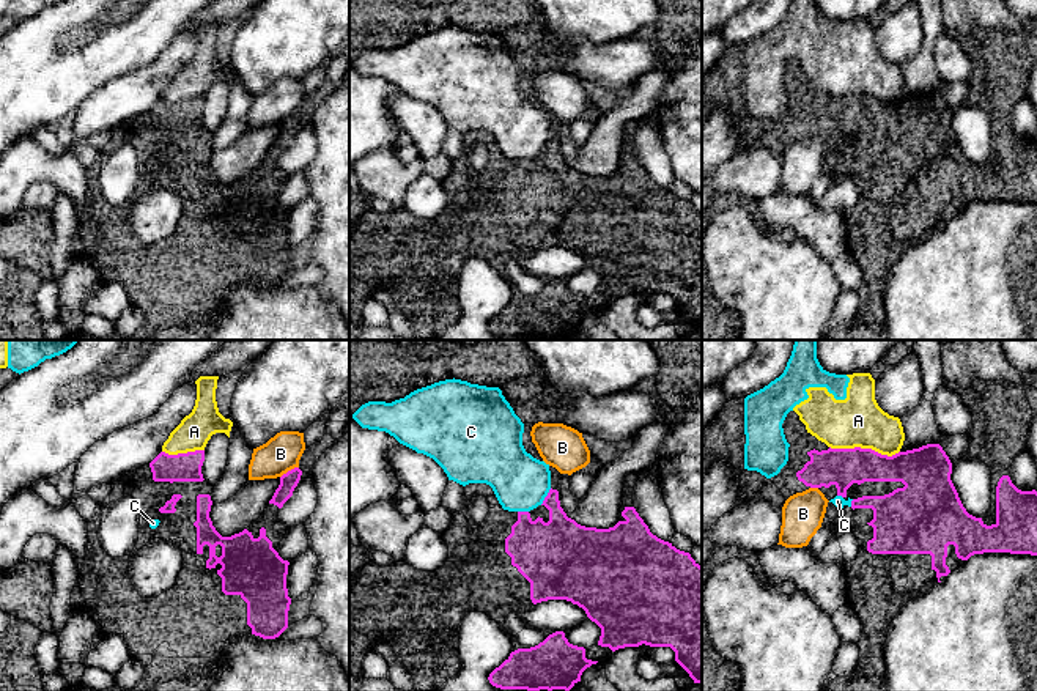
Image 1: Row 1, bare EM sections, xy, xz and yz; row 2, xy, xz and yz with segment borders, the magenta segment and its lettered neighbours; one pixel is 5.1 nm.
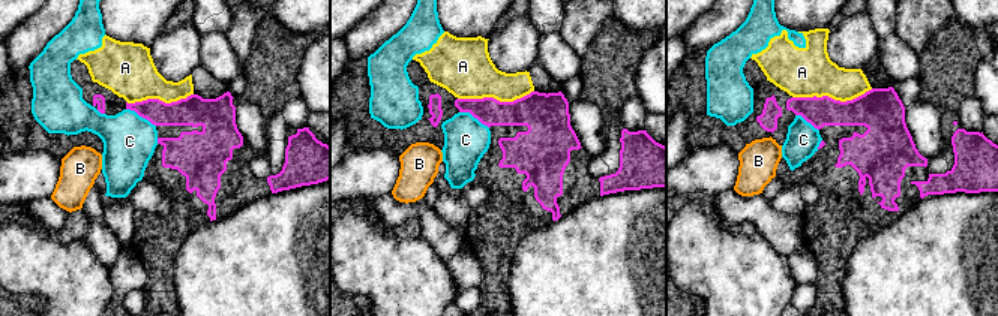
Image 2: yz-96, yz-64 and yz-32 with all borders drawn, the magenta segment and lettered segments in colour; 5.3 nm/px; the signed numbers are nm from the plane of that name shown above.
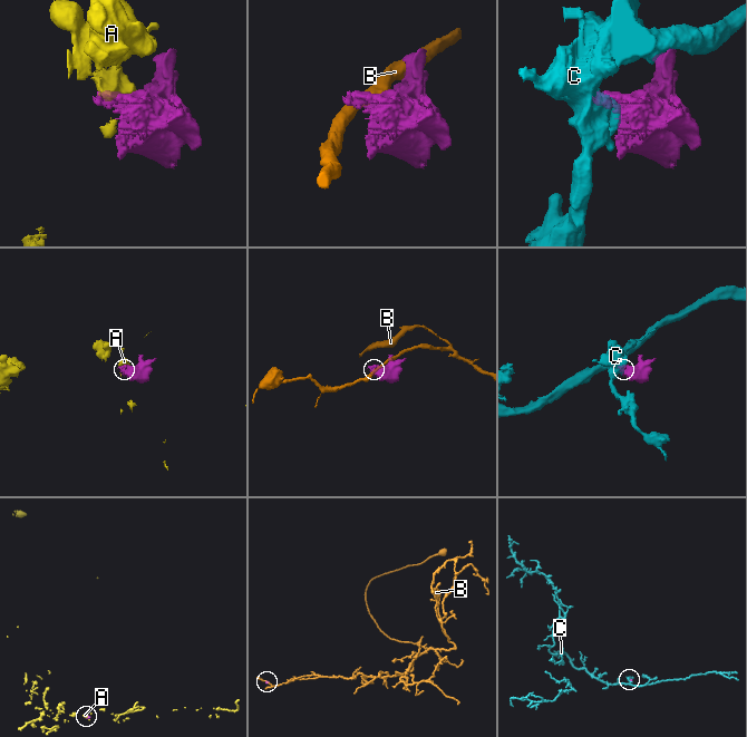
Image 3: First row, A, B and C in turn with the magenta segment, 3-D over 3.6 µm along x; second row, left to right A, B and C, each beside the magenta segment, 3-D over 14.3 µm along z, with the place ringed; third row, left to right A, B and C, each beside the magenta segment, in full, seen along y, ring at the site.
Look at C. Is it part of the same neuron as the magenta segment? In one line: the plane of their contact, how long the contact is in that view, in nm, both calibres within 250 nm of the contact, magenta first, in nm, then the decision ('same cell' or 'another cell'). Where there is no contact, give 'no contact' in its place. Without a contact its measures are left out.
xz | 110 nm | 260/280 nm | another cell

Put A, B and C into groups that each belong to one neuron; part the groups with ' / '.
A C / B

